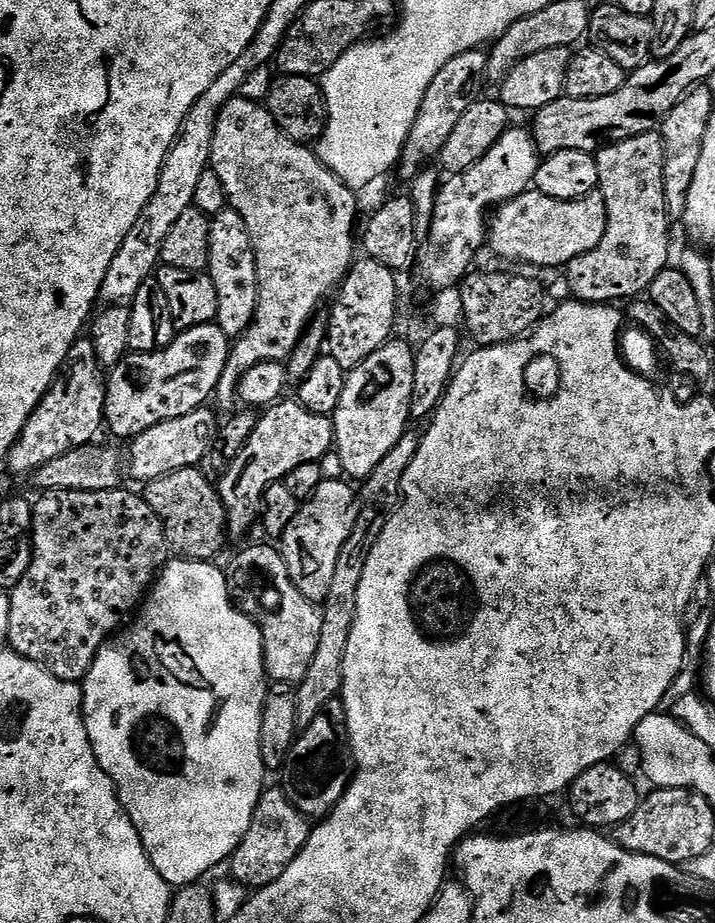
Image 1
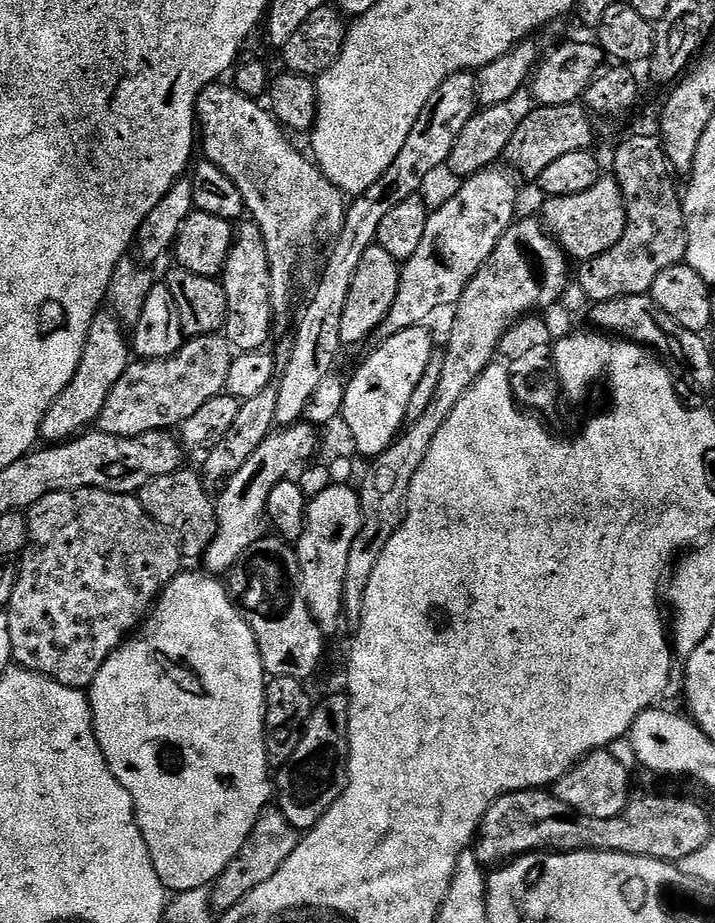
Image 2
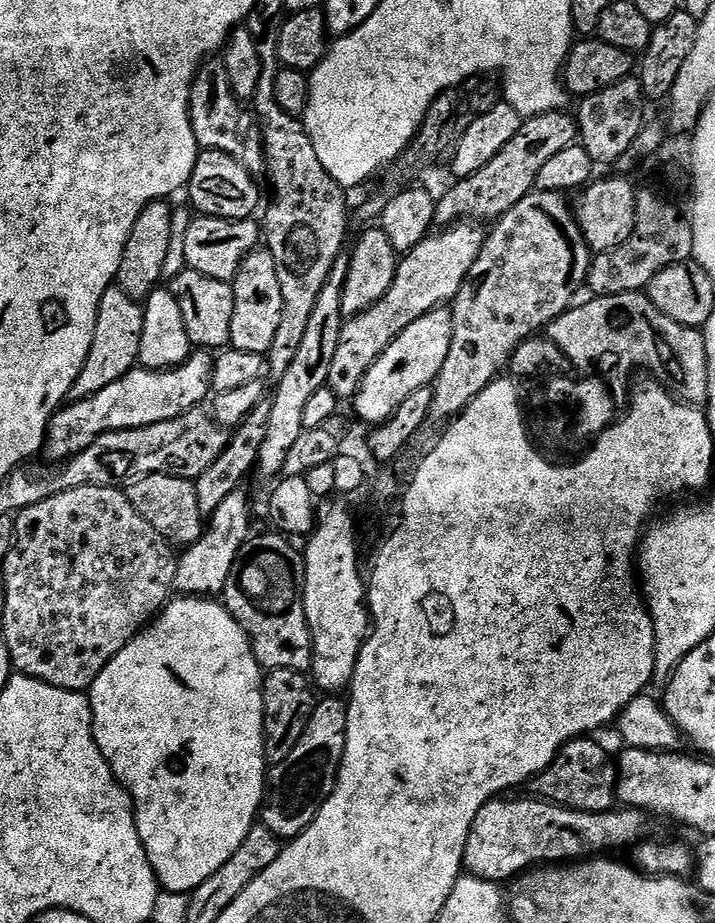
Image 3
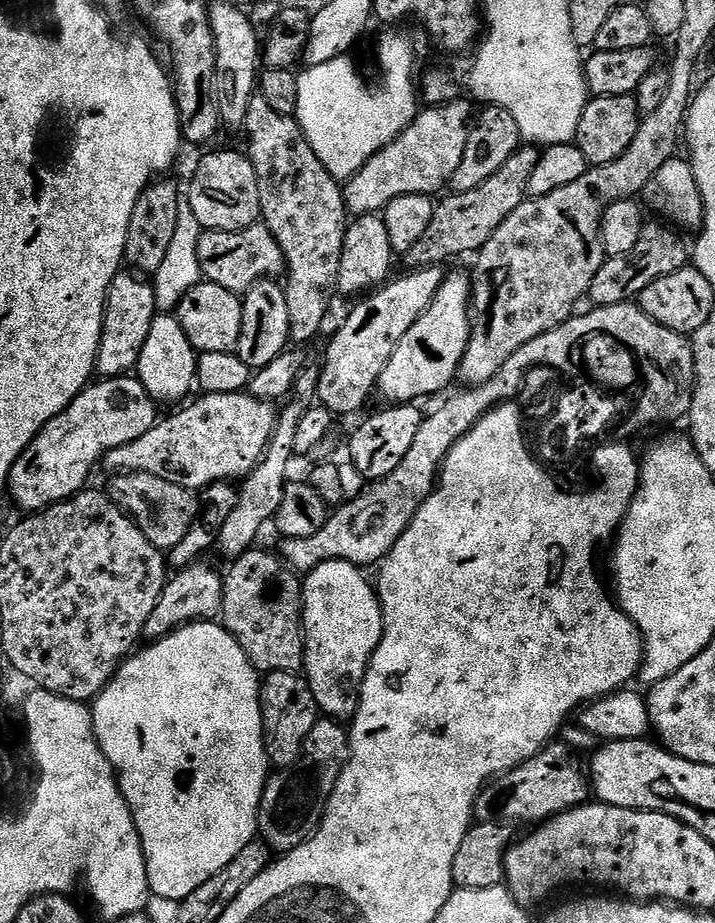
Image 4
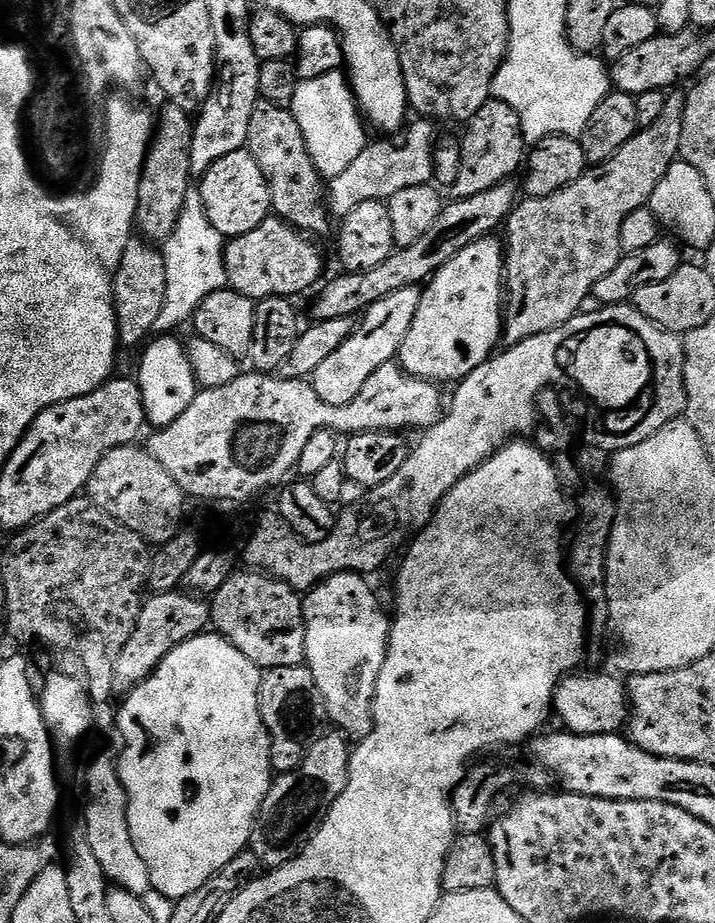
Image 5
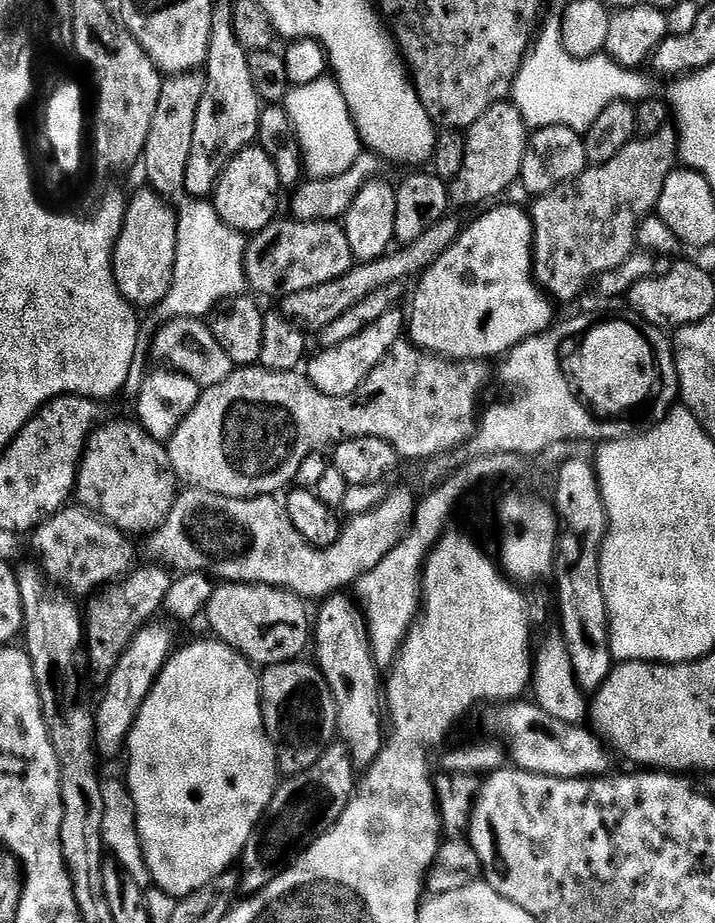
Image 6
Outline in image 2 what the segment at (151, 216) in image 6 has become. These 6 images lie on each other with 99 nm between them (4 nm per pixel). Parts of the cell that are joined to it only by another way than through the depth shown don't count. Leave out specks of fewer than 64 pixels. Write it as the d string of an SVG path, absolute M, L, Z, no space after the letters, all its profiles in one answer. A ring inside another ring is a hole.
M111 311L97 312L96 317L90 322L90 330L86 334L86 342L74 378L66 386L66 390L58 394L50 410L46 410L40 426L39 439L49 445L59 444L91 429L95 425L92 423L95 420L97 423L103 417L110 390L128 368L130 363L128 352L130 356L130 340L126 335L125 325L121 324Z

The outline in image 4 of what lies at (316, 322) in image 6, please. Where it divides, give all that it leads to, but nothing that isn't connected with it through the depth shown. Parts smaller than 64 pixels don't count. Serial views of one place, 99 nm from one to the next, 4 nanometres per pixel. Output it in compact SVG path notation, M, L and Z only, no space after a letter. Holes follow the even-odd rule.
M521 146L510 162L506 162L506 166L502 166L494 178L486 178L482 186L445 195L445 200L436 204L434 218L426 234L422 234L420 241L409 252L403 253L405 269L435 268L447 265L447 260L455 256L464 256L467 252L479 253L480 248L486 246L490 238L494 238L494 230L498 230L498 226L502 226L502 222L506 222L506 218L510 218L510 214L514 214L514 210L518 210L518 206L529 199L530 178L538 166L541 153L539 147Z

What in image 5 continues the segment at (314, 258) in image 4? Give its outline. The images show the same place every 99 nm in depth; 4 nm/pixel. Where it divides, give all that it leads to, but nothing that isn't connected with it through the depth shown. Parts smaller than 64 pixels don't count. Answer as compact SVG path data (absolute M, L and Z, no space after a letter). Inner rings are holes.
M257 103L254 114L250 114L246 151L258 162L258 170L262 170L270 186L272 212L297 232L312 238L326 235L330 221L326 180L314 166L314 158L310 158L306 138L302 138L302 126L298 126L294 114L273 104Z

